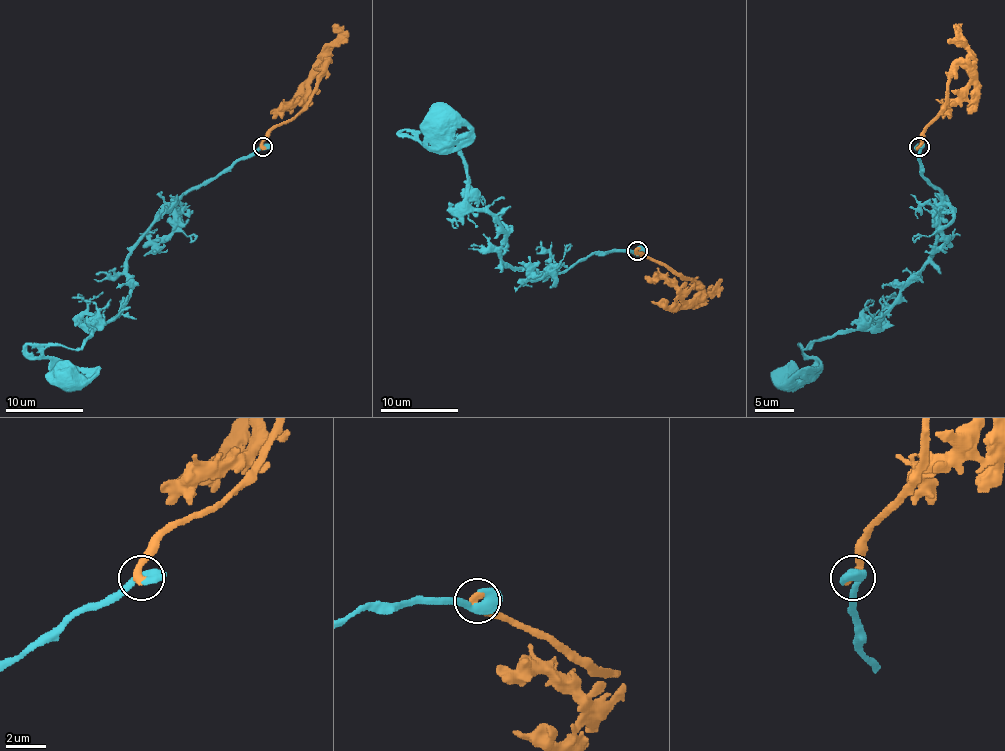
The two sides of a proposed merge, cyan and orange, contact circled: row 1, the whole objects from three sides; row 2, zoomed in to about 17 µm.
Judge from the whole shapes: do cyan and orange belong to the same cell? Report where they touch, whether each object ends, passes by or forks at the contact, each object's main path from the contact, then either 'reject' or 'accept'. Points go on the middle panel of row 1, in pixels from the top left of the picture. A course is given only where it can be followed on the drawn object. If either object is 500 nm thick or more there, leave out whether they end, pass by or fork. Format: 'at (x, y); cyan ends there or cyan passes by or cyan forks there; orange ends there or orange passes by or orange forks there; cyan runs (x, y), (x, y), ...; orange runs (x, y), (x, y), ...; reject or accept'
at (637, 250); cyan passes by; orange ends there; cyan runs (637, 251), (512, 268), (453, 140), (418, 134), (424, 146), (445, 122); orange runs (637, 251), (642, 251), (683, 278), (689, 278), (705, 300), (711, 294); accept

